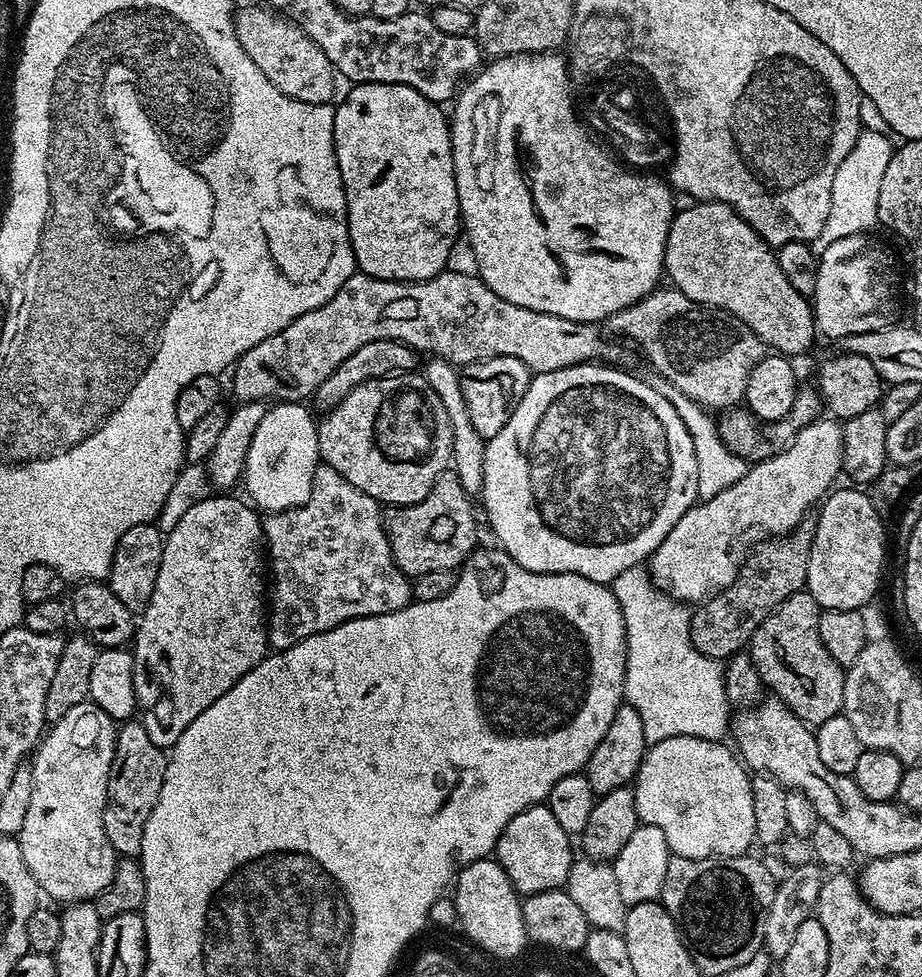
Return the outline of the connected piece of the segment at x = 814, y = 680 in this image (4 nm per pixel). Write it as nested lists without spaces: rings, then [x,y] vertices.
[[[807,590],[795,592],[789,600],[782,602],[775,612],[765,618],[751,633],[747,645],[747,655],[752,657],[752,664],[760,676],[761,685],[773,688],[785,708],[809,726],[818,726],[826,722],[826,718],[841,715],[844,706],[844,673],[845,669],[822,646],[822,638],[818,634],[818,622],[822,609]]]

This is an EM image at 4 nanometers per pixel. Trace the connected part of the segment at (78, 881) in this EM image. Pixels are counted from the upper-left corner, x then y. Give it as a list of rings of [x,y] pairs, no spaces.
[[[91,702],[73,704],[64,714],[53,726],[52,733],[50,728],[41,739],[31,757],[30,811],[26,813],[26,822],[22,822],[22,830],[18,833],[22,858],[36,879],[37,889],[43,895],[45,892],[50,899],[57,900],[60,906],[95,901],[102,890],[110,886],[118,859],[102,826],[102,814],[108,801],[108,775],[116,749],[117,725]]]

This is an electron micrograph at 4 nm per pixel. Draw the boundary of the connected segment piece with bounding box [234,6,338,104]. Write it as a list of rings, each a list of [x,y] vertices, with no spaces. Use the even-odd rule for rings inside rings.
[[[267,6],[261,8],[244,8],[235,13],[236,37],[250,54],[250,62],[282,90],[290,98],[298,102],[311,104],[327,104],[336,92],[337,73],[332,67],[330,58],[318,50],[318,42],[314,42],[302,29],[292,23],[286,16],[279,15]]]

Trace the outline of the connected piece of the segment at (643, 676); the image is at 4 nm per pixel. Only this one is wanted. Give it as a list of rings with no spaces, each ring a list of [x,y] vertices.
[[[644,566],[622,570],[610,587],[624,615],[624,700],[638,710],[649,745],[676,735],[719,741],[730,728],[728,691],[724,689],[725,665],[703,656],[692,645],[688,633],[689,609],[657,588]]]

